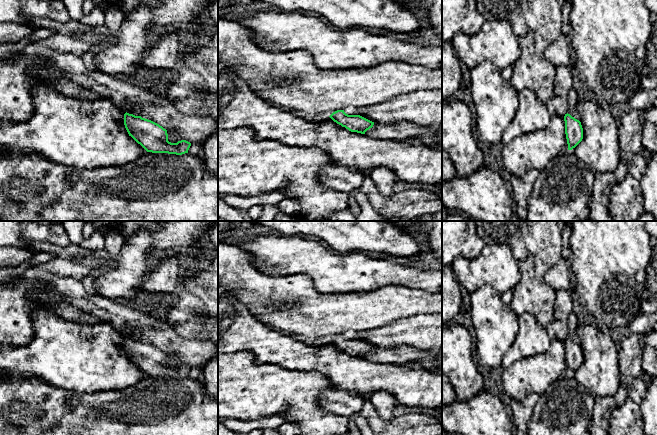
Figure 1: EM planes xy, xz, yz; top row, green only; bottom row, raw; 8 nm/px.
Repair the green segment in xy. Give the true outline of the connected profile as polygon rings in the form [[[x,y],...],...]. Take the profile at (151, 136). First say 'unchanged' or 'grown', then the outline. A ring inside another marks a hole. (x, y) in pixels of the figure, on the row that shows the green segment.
unchanged | [[[124,114],[124,125],[129,134],[147,152],[182,155],[188,153],[191,143],[186,140],[171,143],[168,141],[167,130],[159,124],[135,116]]]

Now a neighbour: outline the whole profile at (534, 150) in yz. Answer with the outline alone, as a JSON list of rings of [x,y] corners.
[[[553,115],[548,127],[522,134],[505,144],[502,149],[502,161],[512,176],[521,177],[530,169],[541,171],[553,158],[567,150],[564,117]]]

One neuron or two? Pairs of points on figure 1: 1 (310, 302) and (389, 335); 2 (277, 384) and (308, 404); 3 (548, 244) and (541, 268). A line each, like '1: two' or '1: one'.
1: two
2: one
3: one

